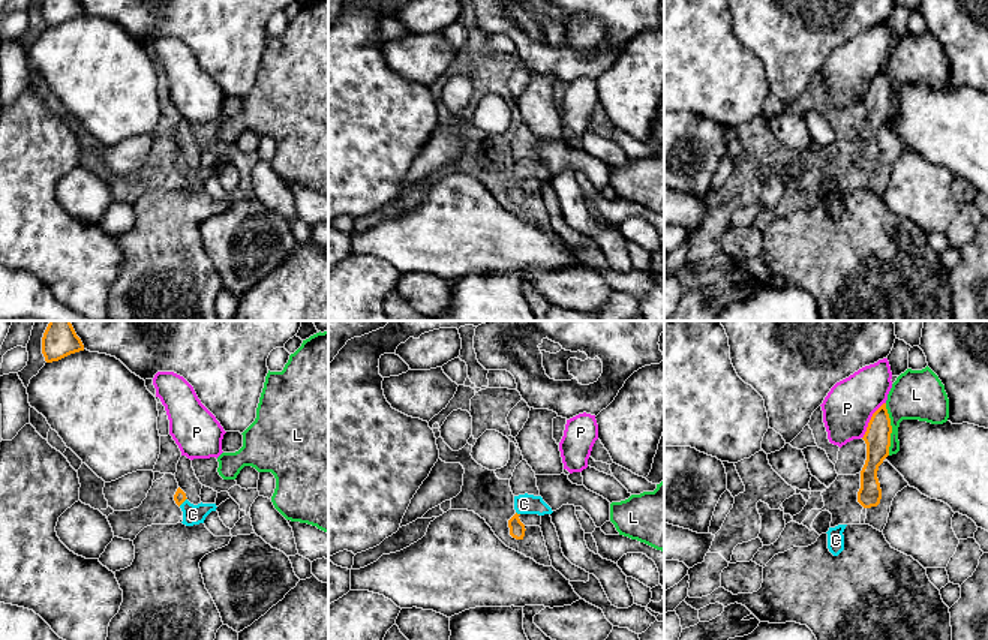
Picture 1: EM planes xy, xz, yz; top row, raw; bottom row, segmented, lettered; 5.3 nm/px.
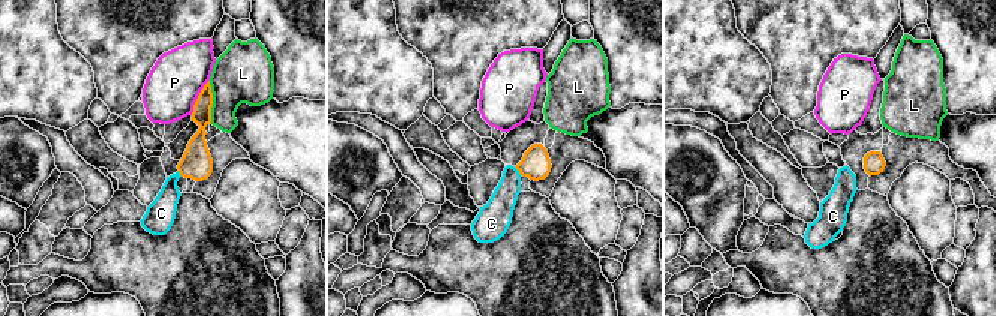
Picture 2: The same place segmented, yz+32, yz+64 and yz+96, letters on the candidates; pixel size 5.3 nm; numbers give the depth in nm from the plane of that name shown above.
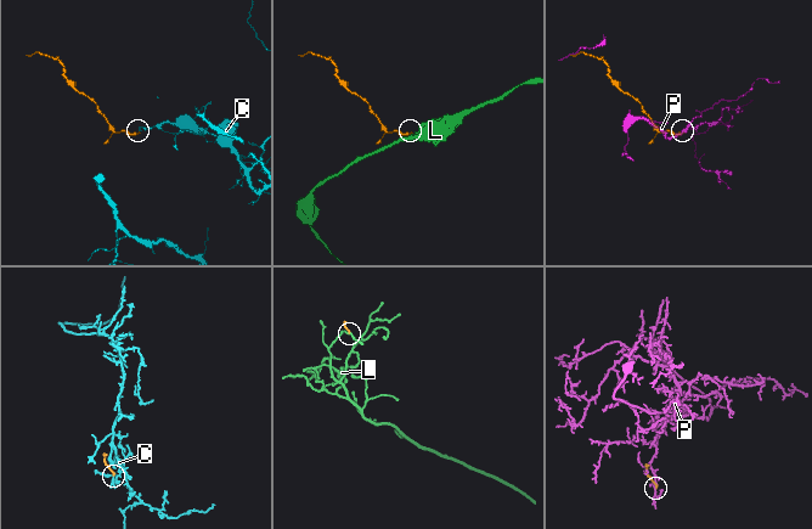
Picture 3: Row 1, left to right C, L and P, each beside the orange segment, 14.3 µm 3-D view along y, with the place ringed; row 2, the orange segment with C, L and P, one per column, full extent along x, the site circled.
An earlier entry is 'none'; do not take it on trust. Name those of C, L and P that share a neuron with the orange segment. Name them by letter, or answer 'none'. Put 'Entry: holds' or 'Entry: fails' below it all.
C
Entry: fails

